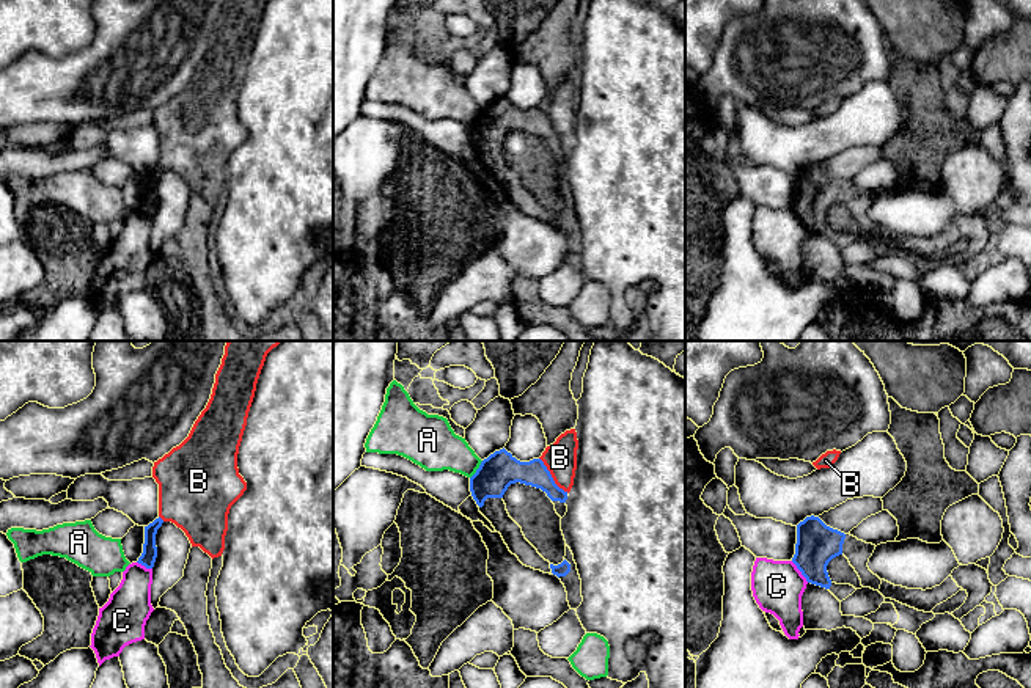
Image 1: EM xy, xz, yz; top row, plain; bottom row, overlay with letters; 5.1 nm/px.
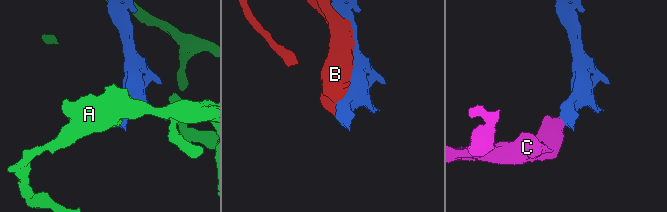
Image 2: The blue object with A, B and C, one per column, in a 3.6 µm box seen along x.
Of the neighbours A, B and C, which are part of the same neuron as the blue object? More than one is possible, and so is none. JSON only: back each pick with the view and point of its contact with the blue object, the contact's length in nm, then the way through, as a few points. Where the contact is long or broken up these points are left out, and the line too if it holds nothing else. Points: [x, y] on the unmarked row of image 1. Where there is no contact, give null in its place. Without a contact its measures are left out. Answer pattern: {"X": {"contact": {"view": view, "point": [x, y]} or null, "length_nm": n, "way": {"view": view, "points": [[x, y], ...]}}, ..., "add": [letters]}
{"add": []}

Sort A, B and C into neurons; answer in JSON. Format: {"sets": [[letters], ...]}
{"sets": [["A"], ["B"], ["C"]]}

